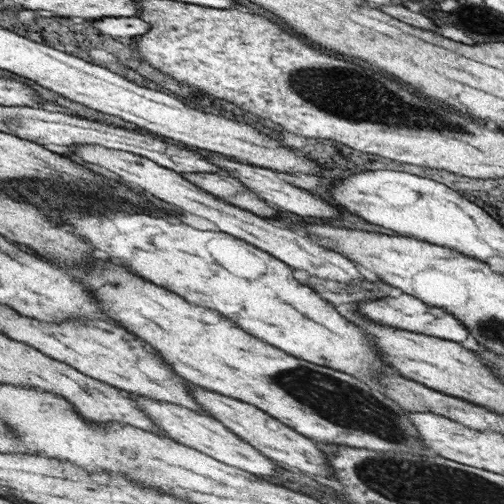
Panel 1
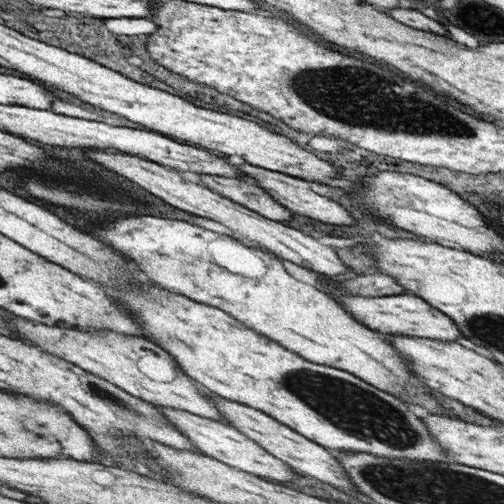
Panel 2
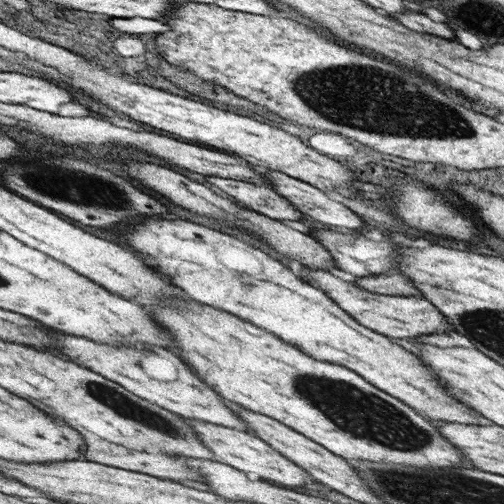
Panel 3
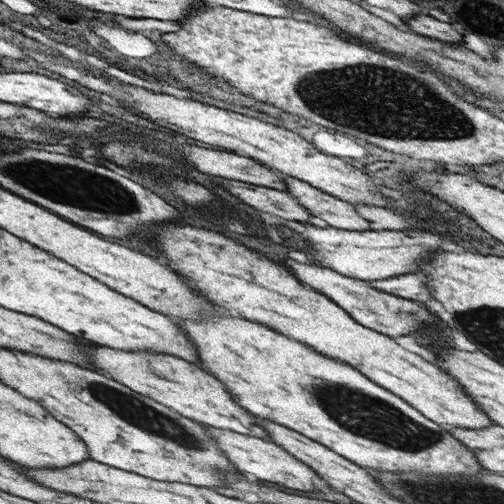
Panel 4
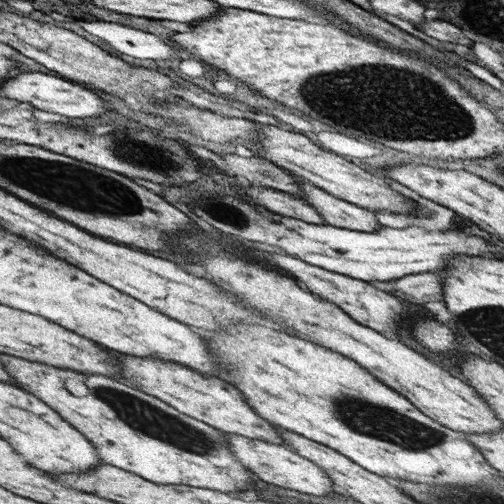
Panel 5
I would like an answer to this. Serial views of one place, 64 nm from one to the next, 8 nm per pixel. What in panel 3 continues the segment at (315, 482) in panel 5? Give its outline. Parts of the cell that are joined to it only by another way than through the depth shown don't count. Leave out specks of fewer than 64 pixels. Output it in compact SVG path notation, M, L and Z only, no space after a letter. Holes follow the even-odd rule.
M187 420L187 422L199 434L203 444L213 452L215 460L225 464L225 466L231 466L231 468L235 468L235 470L251 476L251 478L257 478L261 482L281 484L287 490L301 488L309 480L309 472L305 472L301 466L297 466L295 462L291 462L289 458L285 458L283 454L279 454L275 448L271 448L267 442L263 442L261 438L257 438L253 434L231 430L231 428L225 428L225 426L207 424L207 422L201 422L201 420Z

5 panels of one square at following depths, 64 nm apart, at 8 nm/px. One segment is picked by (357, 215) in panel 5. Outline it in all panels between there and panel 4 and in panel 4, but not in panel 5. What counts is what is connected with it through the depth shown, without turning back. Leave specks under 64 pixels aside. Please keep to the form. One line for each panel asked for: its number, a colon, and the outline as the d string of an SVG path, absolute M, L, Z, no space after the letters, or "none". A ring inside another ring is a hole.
4: M285 176L287 194L303 206L309 216L321 218L325 224L345 232L371 232L371 224L355 212L355 206L291 176Z

